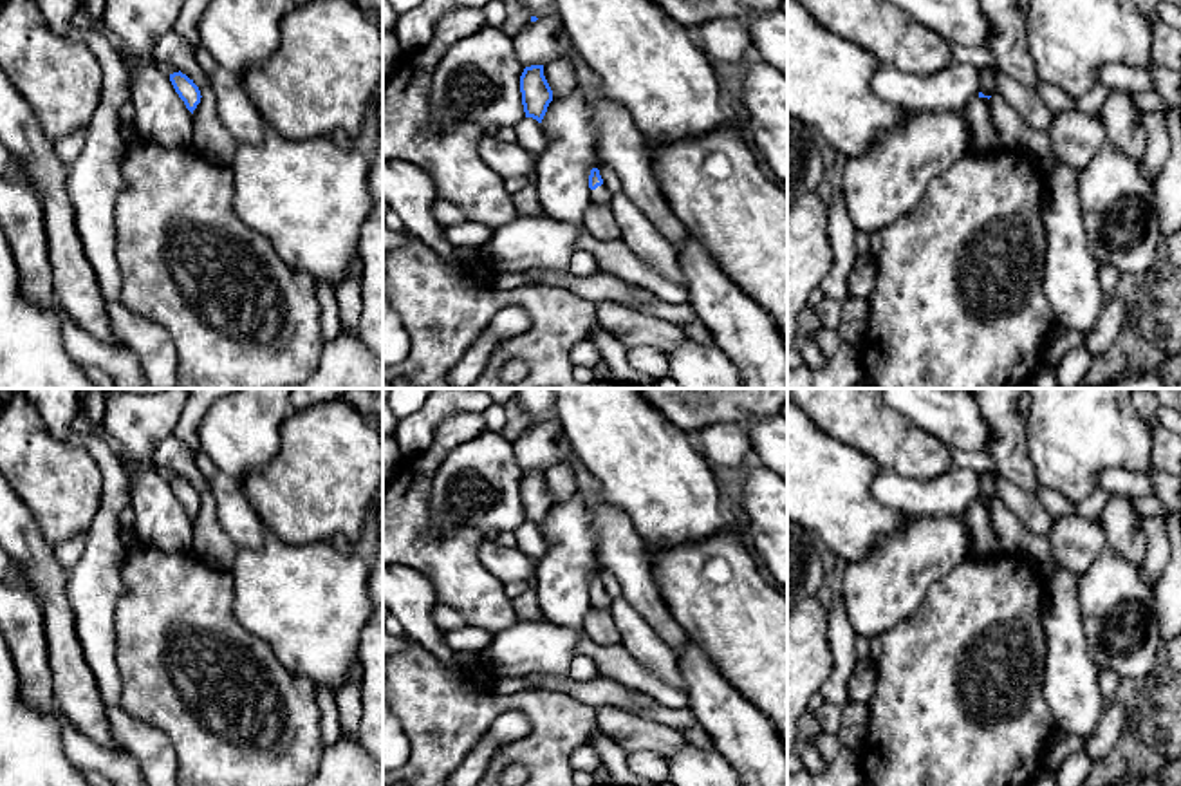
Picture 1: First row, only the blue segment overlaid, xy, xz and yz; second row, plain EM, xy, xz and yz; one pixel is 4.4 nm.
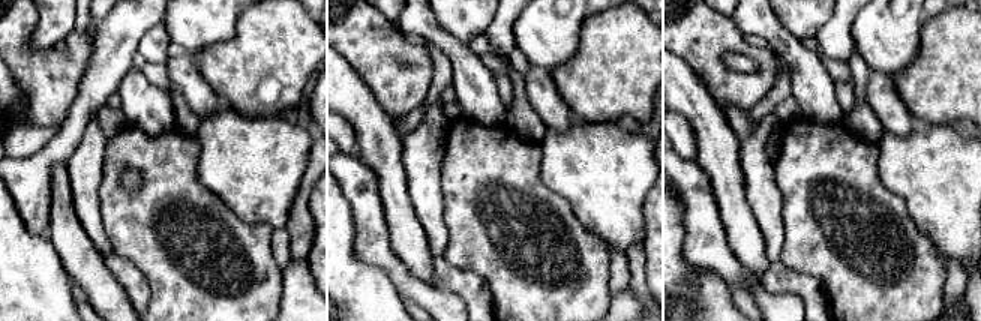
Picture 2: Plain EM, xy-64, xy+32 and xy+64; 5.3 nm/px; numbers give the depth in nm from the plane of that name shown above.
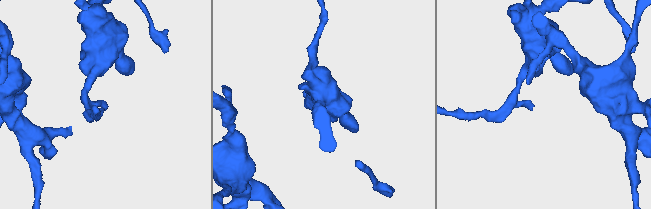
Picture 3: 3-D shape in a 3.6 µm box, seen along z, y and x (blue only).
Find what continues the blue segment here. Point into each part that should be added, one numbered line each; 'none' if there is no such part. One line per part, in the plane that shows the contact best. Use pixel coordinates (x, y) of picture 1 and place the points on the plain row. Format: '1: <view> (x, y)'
1: xz (600, 600)

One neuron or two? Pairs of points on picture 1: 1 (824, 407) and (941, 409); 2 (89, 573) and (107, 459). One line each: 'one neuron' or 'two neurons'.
1: two neurons
2: one neuron

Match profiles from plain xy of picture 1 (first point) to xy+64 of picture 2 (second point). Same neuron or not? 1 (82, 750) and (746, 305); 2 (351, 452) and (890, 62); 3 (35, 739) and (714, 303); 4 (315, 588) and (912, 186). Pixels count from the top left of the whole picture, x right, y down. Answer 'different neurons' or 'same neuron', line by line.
1: different neurons
2: different neurons
3: same neuron
4: same neuron

